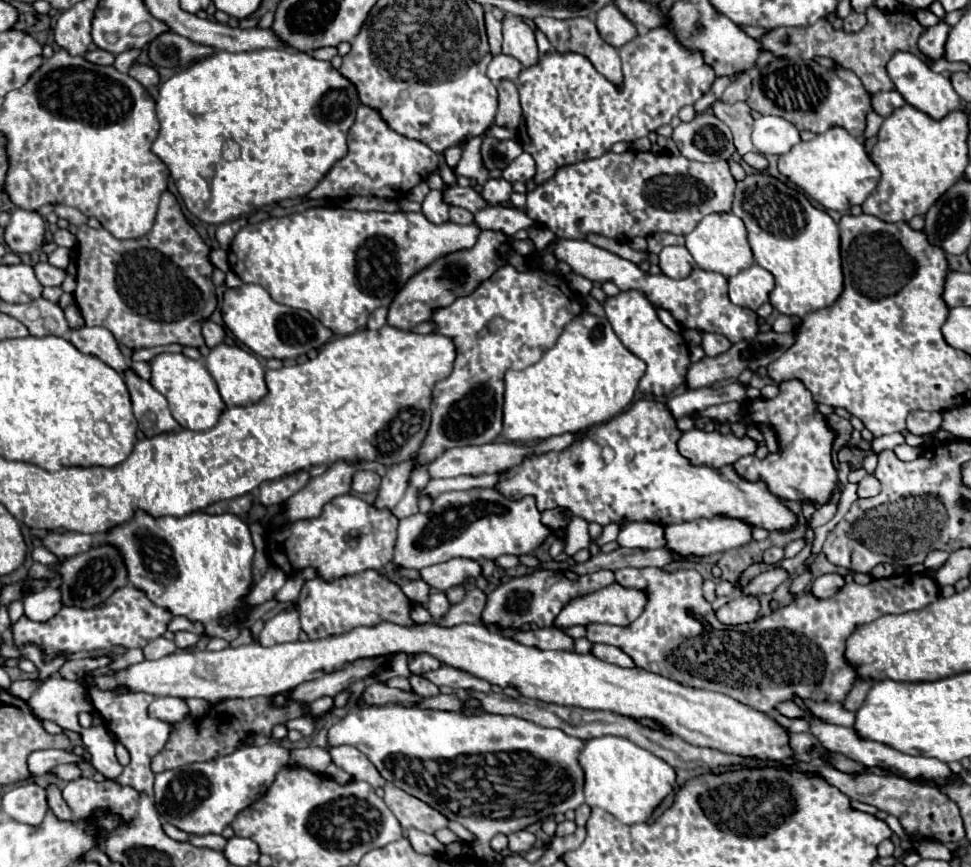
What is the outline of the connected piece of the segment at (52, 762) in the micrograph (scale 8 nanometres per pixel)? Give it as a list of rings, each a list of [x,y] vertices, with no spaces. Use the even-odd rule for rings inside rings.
[[[37,750],[37,752],[31,752],[31,756],[27,760],[27,768],[29,768],[31,776],[43,776],[57,764],[67,764],[67,762],[77,764],[79,760],[81,758],[69,750]]]

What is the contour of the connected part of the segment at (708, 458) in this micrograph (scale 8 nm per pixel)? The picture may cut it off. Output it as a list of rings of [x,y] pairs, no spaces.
[[[689,430],[679,440],[679,452],[689,458],[693,464],[705,464],[711,468],[721,468],[727,464],[735,464],[739,458],[755,454],[757,442],[749,436],[735,436],[733,432],[705,432],[705,430]]]

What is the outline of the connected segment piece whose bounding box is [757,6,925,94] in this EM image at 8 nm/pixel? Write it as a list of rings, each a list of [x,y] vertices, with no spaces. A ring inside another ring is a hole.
[[[871,6],[869,20],[859,32],[849,34],[843,30],[835,30],[827,18],[821,18],[813,26],[807,26],[807,28],[773,28],[767,34],[763,34],[757,42],[761,44],[761,50],[771,52],[773,56],[793,58],[799,54],[803,58],[815,58],[815,56],[833,58],[841,68],[853,70],[863,82],[865,90],[875,94],[879,90],[895,88],[885,70],[885,64],[893,56],[893,52],[903,50],[903,52],[911,52],[923,58],[923,54],[917,48],[917,38],[921,36],[923,30],[925,28],[907,12],[889,14],[889,12],[881,12],[877,6]]]

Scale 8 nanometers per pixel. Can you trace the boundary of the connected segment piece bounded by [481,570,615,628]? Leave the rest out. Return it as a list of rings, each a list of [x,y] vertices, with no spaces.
[[[537,570],[531,576],[519,576],[511,578],[509,582],[501,584],[497,590],[493,590],[487,598],[487,606],[483,610],[481,620],[485,624],[493,624],[497,628],[521,628],[525,624],[537,624],[539,628],[543,626],[553,626],[555,616],[559,610],[575,596],[589,594],[595,590],[601,590],[609,584],[615,582],[615,576],[611,570],[597,570],[593,574],[581,576],[577,582],[571,582],[565,578],[561,572],[551,572],[551,570]]]

